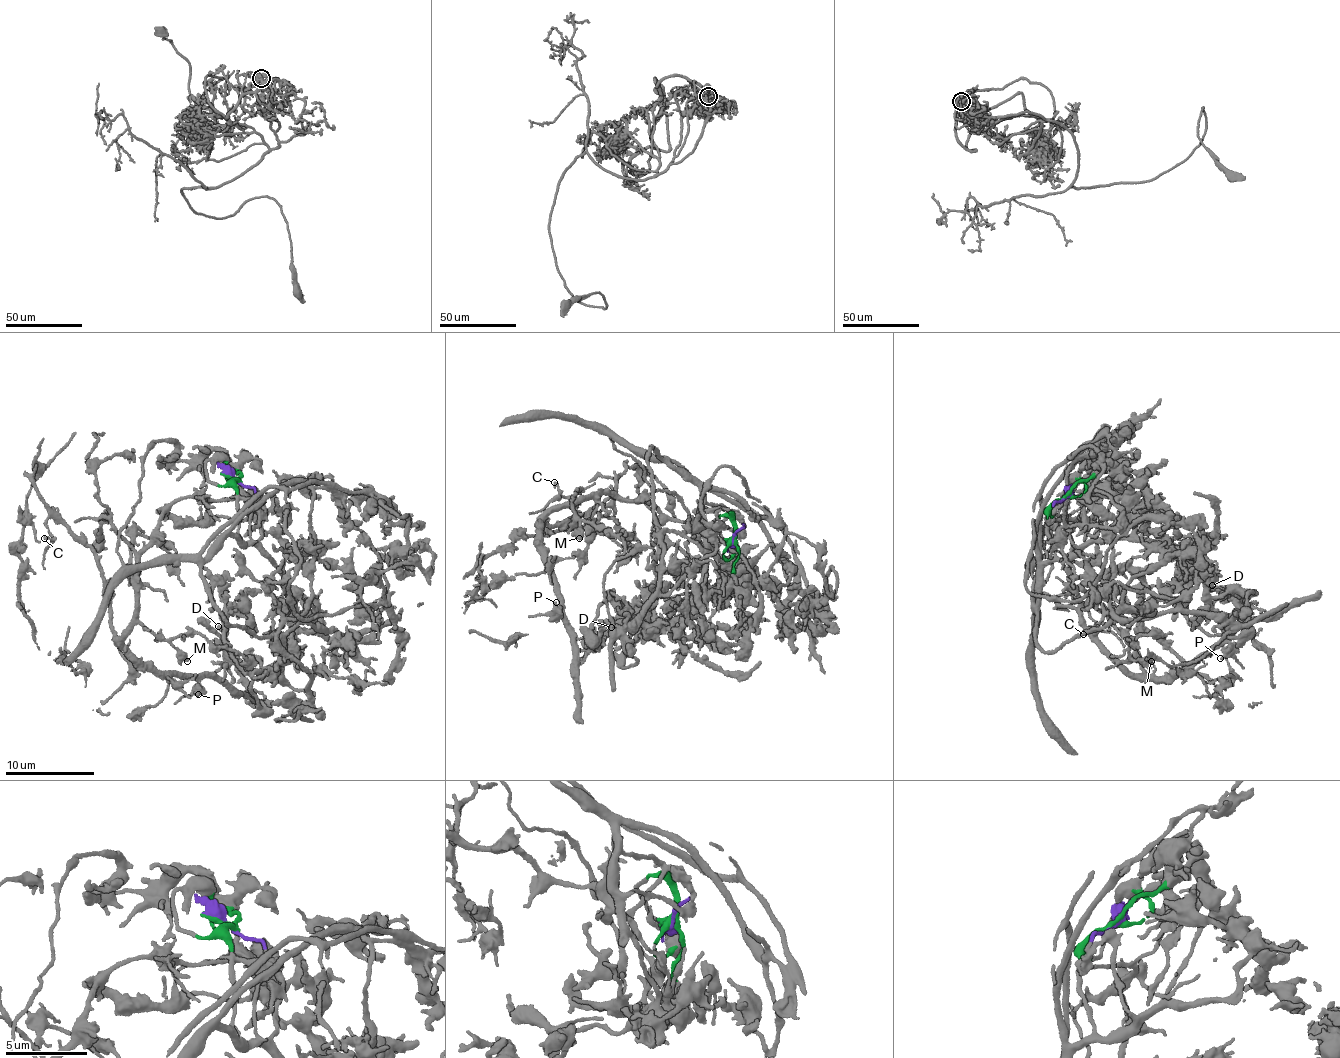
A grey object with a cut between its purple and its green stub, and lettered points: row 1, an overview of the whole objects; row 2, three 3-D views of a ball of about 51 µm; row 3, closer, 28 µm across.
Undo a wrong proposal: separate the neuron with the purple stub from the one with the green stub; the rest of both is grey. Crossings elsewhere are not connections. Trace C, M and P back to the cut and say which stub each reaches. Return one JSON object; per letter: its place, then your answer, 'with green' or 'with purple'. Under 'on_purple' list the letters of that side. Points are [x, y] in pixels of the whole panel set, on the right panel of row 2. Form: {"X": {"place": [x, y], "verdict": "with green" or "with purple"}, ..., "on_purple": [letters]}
{"C": {"place": [1083, 634], "verdict": "with purple"}, "M": {"place": [1151, 661], "verdict": "with purple"}, "P": {"place": [1220, 658], "verdict": "with purple"}, "on_purple": ["C", "M", "P"]}

